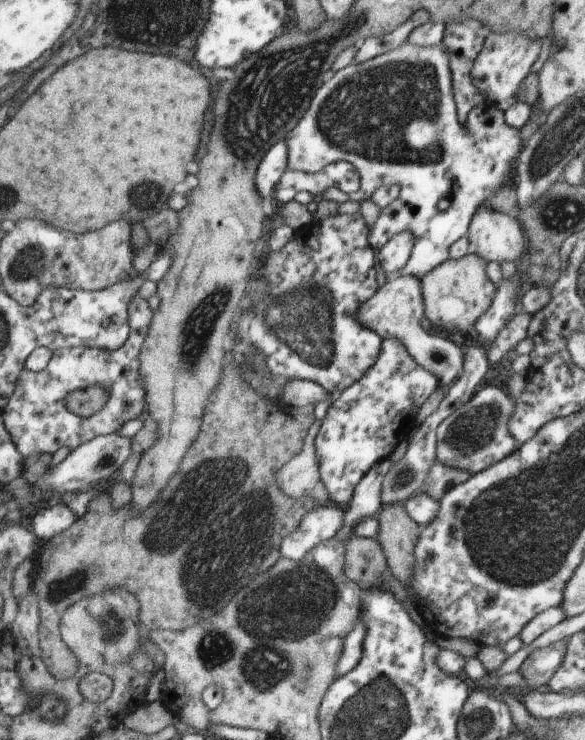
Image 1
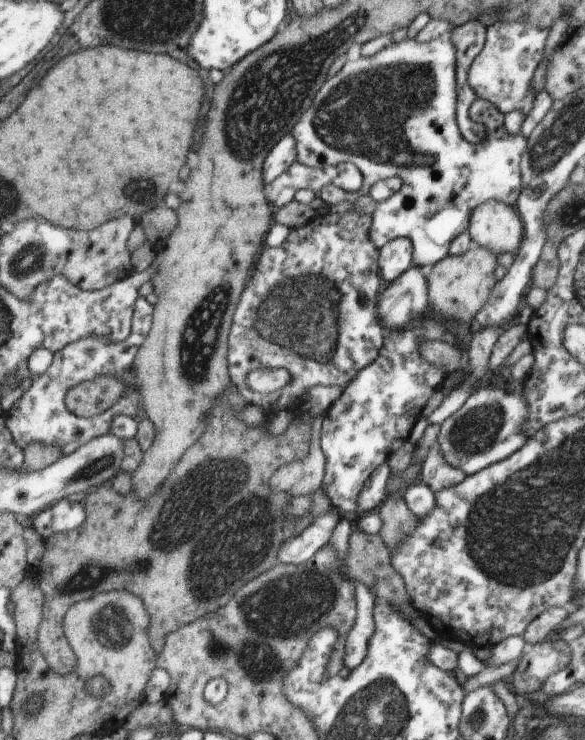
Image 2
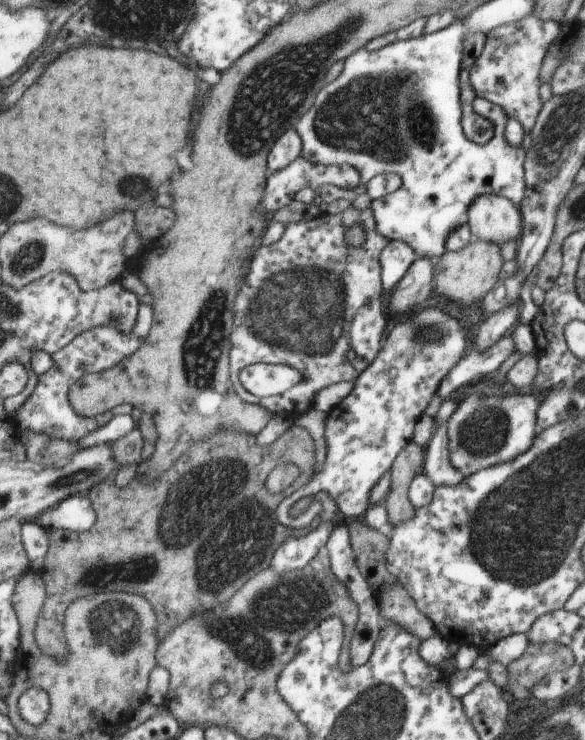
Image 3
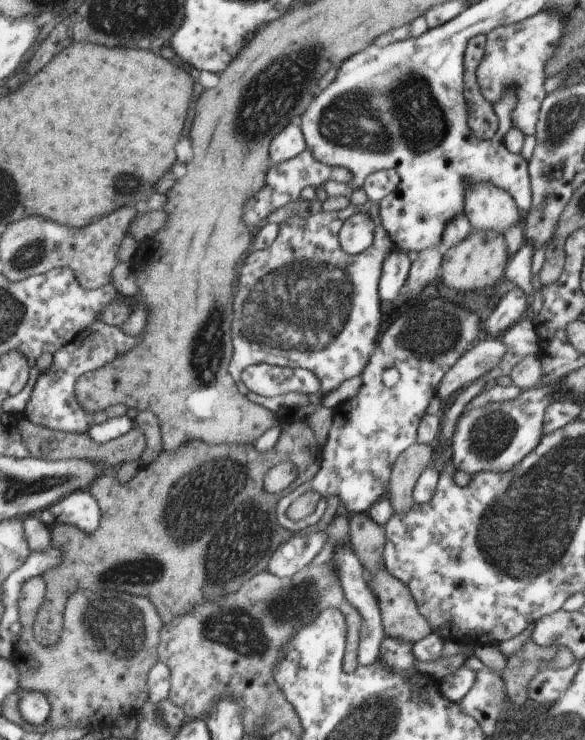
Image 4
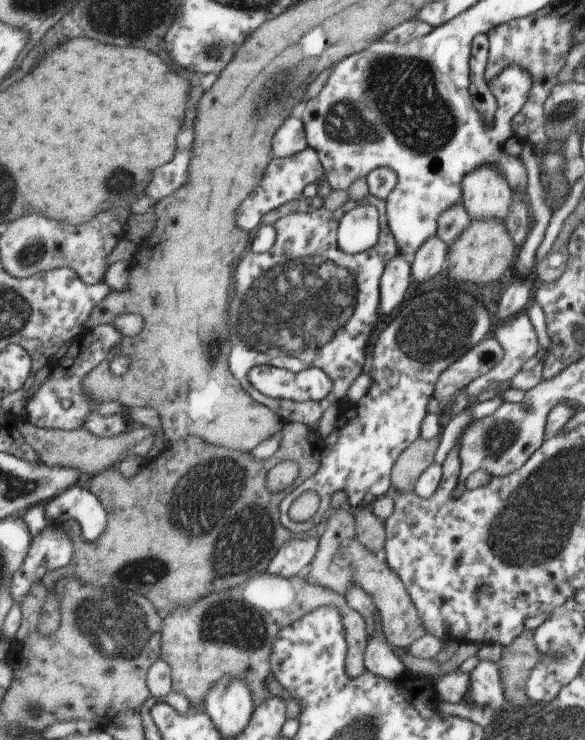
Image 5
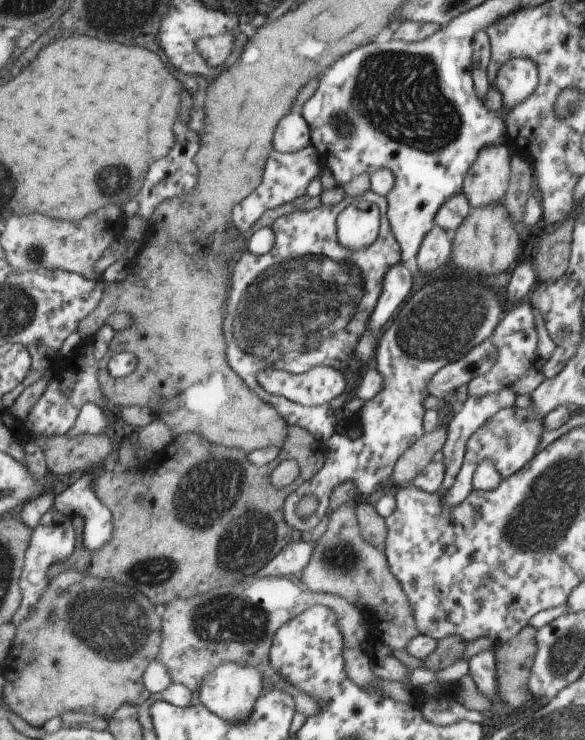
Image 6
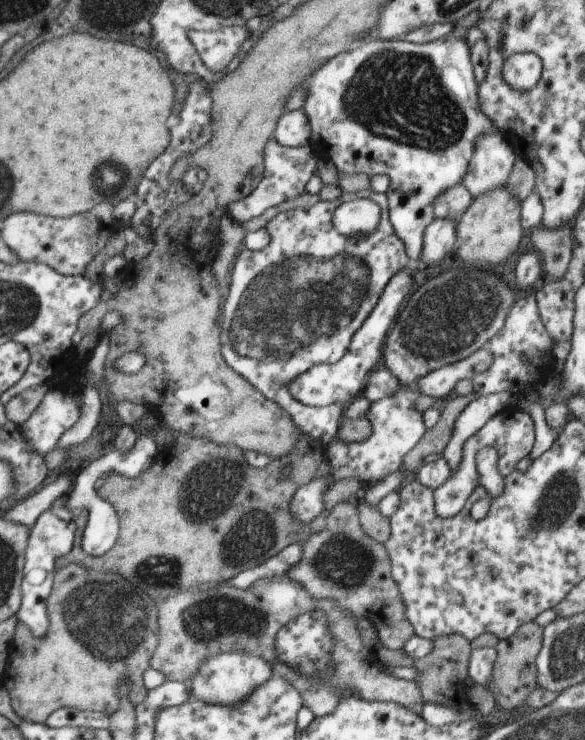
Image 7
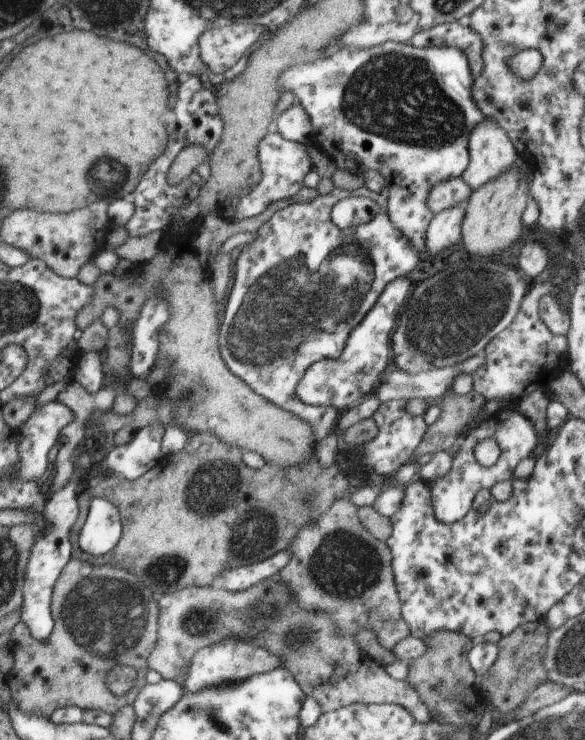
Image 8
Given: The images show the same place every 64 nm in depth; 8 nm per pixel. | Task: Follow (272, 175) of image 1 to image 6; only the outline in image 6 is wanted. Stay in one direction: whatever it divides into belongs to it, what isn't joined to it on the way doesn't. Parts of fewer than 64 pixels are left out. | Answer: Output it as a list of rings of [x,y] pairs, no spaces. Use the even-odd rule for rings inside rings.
[[[290,112],[288,116],[282,117],[278,128],[276,128],[274,149],[281,153],[293,153],[310,144],[310,129],[304,120],[304,114]]]

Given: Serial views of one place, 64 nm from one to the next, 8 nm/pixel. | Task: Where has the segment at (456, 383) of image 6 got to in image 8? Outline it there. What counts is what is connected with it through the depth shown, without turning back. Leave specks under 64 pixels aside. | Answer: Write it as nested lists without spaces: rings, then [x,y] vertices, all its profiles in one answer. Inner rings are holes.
[[[484,352],[467,358],[464,362],[456,363],[451,367],[440,367],[431,371],[422,371],[417,375],[407,375],[402,371],[391,369],[384,371],[381,381],[372,394],[381,402],[386,400],[408,400],[435,398],[441,400],[445,392],[452,387],[454,378],[458,374],[471,374],[484,366]]]

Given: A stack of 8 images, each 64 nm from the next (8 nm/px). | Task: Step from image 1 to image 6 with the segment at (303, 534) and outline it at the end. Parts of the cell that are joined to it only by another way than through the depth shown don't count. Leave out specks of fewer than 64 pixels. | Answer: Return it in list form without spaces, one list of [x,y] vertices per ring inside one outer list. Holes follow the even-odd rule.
[[[299,539],[290,541],[270,562],[252,577],[261,576],[299,576],[309,563],[315,547],[315,542],[304,542]]]

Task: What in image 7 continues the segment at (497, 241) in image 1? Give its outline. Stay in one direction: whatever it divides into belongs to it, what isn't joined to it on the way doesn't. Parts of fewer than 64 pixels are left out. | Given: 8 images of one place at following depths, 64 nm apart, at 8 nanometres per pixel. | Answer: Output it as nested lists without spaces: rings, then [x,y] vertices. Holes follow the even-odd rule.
[[[498,130],[479,137],[462,180],[473,200],[506,186],[515,158],[513,147]]]

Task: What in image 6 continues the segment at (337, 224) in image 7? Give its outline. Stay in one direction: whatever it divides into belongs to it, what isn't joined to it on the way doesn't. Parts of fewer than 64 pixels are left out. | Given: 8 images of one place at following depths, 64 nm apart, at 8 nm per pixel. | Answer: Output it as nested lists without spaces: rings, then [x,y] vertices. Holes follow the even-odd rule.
[[[354,202],[337,217],[337,239],[345,248],[359,251],[370,246],[379,235],[380,211],[376,203]]]

